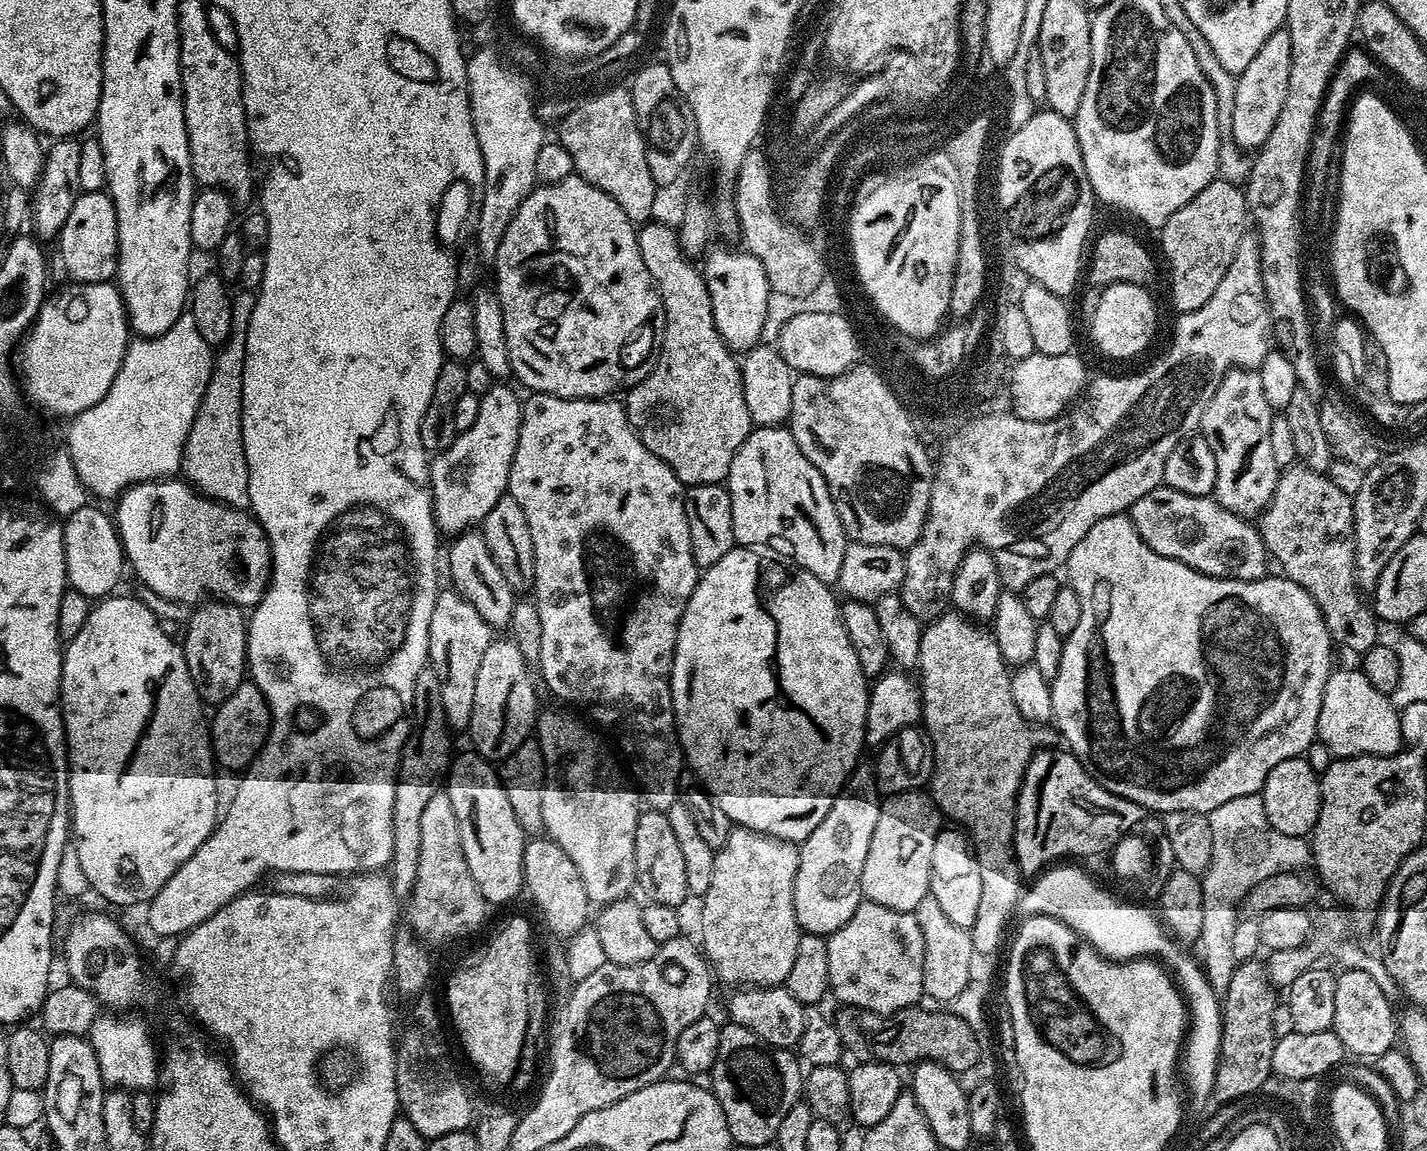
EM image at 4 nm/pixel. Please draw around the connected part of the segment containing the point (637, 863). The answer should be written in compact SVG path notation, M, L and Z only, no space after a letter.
M644 810L637 815L634 830L634 866L636 884L648 895L647 899L651 903L679 909L680 903L689 899L686 865L666 812Z

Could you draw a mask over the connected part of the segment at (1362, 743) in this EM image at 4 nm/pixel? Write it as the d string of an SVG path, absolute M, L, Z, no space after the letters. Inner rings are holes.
M1337 667L1328 675L1326 690L1322 690L1322 710L1318 710L1316 719L1316 736L1336 758L1392 756L1401 751L1402 745L1405 743L1404 735L1400 729L1400 712L1392 703L1389 693L1374 690L1374 686L1370 686L1370 678L1366 678L1366 674L1359 667Z

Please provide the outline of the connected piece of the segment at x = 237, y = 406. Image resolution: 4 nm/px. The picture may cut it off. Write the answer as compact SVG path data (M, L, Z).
M240 290L233 295L232 333L215 353L206 394L202 394L194 426L186 438L182 465L183 479L193 488L211 500L243 509L249 507L249 502L248 467L242 446L242 370L246 358L246 330L255 305L255 291Z

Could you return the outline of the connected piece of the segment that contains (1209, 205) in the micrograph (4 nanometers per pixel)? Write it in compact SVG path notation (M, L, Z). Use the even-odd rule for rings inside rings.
M1227 178L1209 182L1197 196L1190 198L1159 229L1164 256L1172 267L1172 304L1177 313L1198 310L1222 282L1226 266L1234 258L1234 250L1245 235L1248 224L1247 204L1243 189Z

